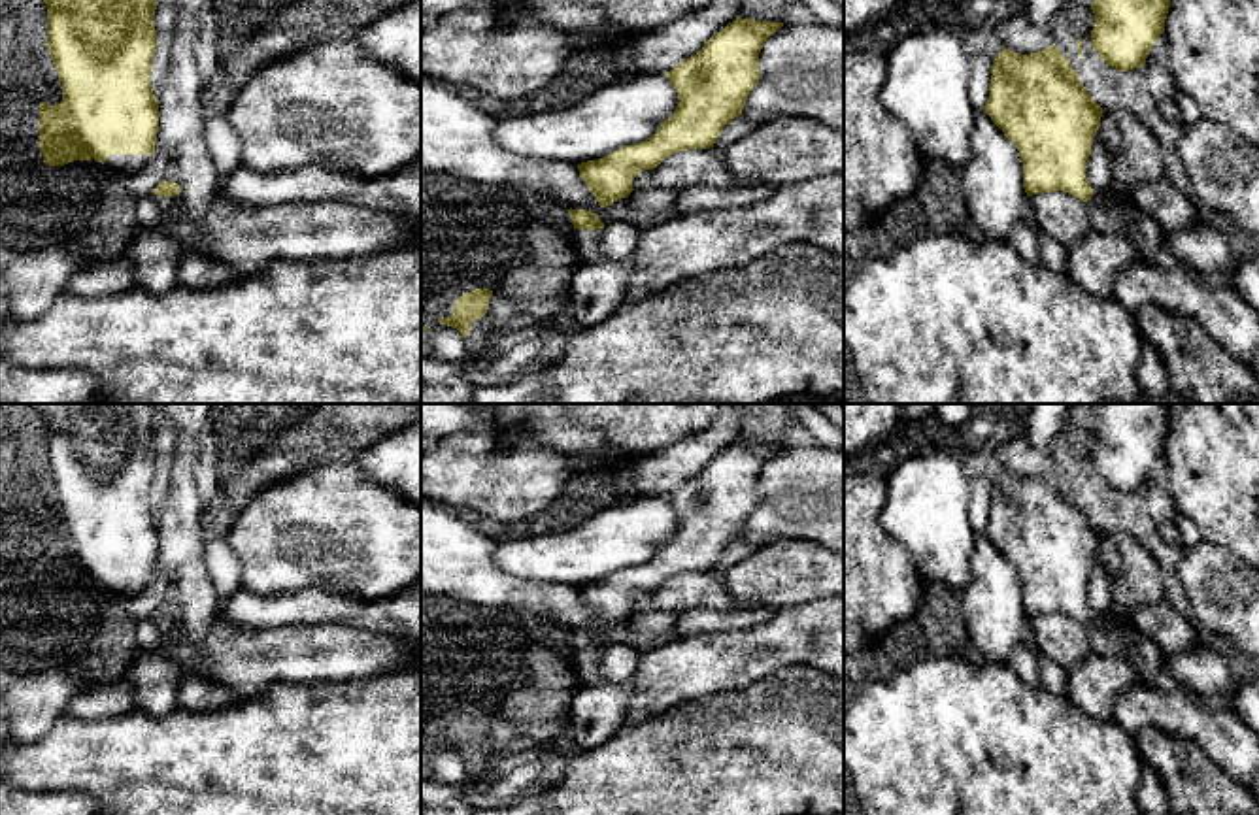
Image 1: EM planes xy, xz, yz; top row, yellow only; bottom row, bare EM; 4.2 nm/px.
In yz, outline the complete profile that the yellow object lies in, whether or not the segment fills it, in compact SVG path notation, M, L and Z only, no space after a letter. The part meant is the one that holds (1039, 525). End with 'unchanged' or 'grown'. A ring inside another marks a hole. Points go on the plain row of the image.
M1053 466L1029 477L1002 470L993 483L983 532L1019 574L1027 619L1065 613L1110 632L1131 626L1108 611L1095 613L1087 604L1091 568L1104 532Z; grown

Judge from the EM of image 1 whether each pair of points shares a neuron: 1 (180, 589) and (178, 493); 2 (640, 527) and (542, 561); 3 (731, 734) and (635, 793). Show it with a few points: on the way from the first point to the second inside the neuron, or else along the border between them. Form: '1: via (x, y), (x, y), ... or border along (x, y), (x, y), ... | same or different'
1: via (180, 565), (180, 517) | same
2: via (616, 538), (582, 555), (567, 557) | same
3: via (706, 751), (686, 772), (659, 772) | same

